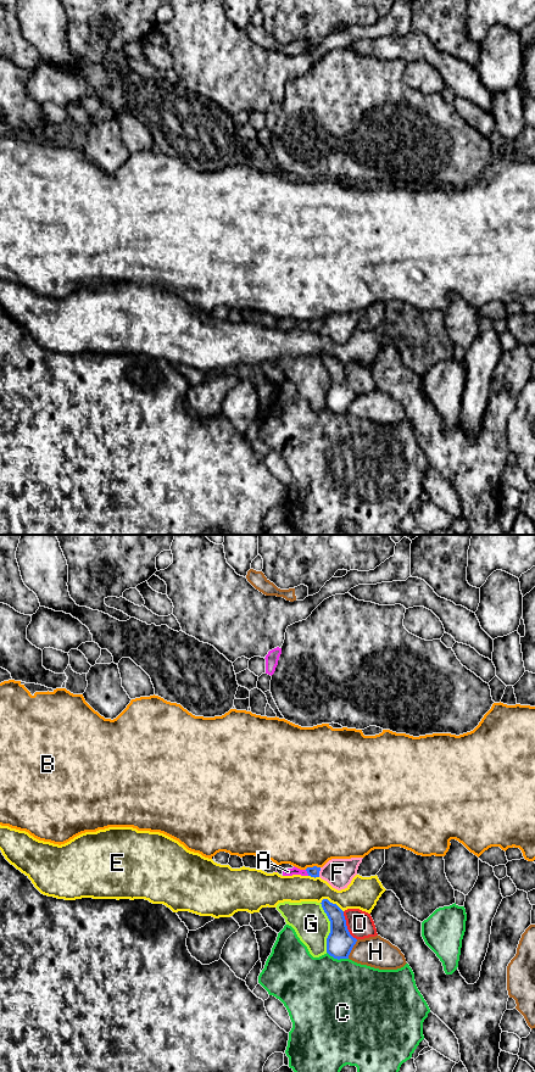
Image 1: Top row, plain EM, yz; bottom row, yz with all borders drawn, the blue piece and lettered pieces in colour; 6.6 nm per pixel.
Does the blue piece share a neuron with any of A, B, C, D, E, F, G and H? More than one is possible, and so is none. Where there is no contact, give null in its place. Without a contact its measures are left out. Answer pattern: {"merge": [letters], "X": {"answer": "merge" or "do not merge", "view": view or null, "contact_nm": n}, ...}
{"merge": ["A"], "A": {"answer": "merge", "view": "yz", "contact_nm": 50}, "B": {"answer": "do not merge", "view": "yz", "contact_nm": 110}, "C": {"answer": "do not merge", "view": "yz", "contact_nm": 150}, "D": {"answer": "do not merge", "view": "yz", "contact_nm": 220}, "E": {"answer": "do not merge", "view": "yz", "contact_nm": 170}, "F": {"answer": "do not merge", "view": "yz", "contact_nm": 70}, "G": {"answer": "do not merge", "view": "yz", "contact_nm": 340}, "H": {"answer": "do not merge", "view": "yz", "contact_nm": 140}}

